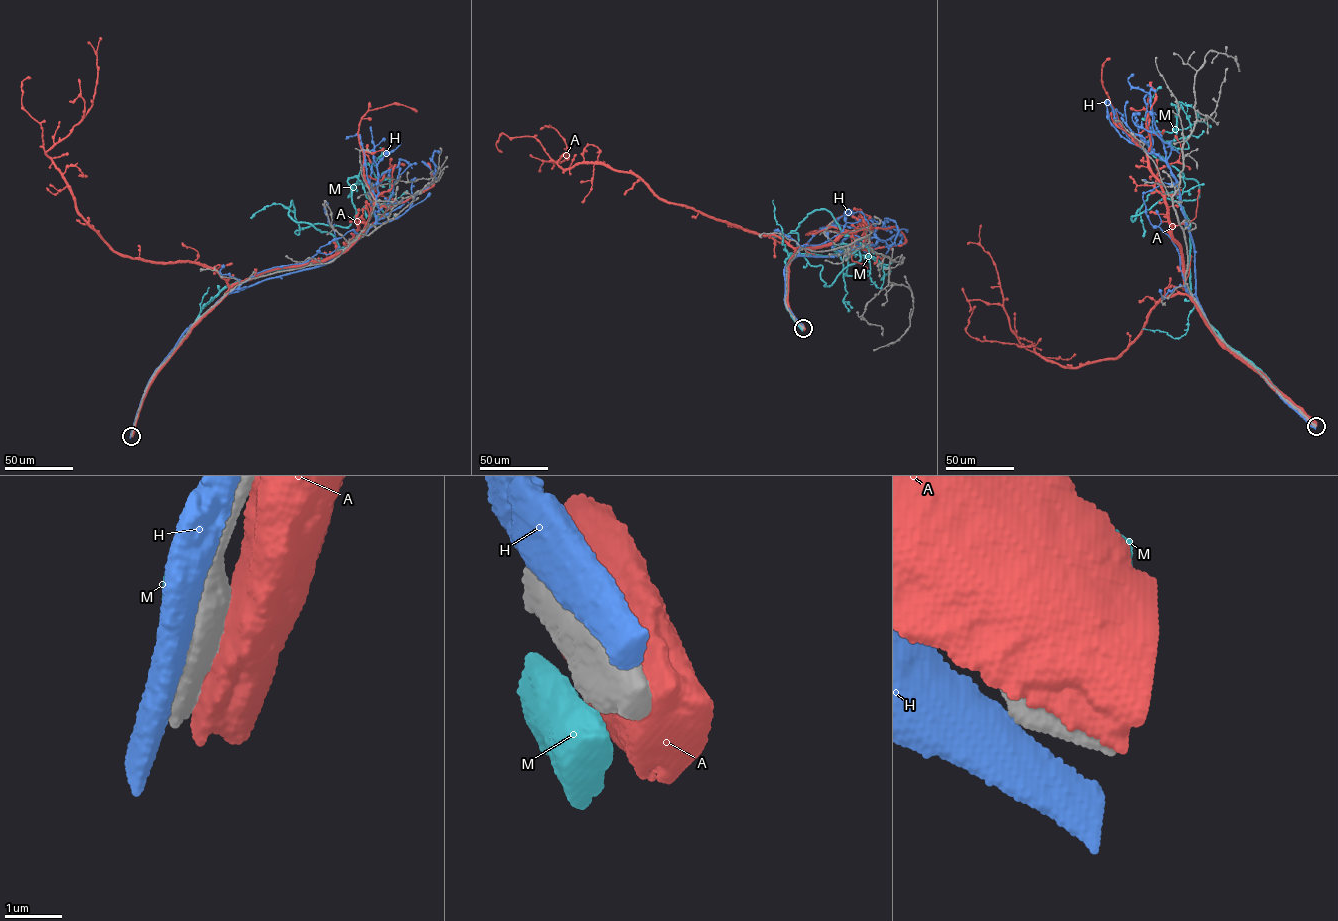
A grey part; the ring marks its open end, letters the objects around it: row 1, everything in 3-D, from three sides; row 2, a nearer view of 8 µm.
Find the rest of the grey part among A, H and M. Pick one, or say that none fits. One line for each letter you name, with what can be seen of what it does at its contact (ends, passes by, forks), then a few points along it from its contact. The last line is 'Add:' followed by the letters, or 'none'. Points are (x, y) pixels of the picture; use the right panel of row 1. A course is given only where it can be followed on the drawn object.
Add: none

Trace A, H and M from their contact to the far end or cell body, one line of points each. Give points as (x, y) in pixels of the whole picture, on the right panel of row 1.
A: (1315, 425), (1222, 348), (1187, 295), (1164, 297), (1115, 359), (1066, 368), (1020, 344), (981, 225)
H: (1313, 426), (1215, 338), (1196, 295), (1194, 244), (1175, 179), (1160, 157), (1127, 136), (1115, 109), (1124, 116)
M: (1314, 424), (1204, 321), (1182, 207), (1130, 219), (1154, 191), (1199, 197), (1148, 145), (1191, 134), (1180, 104)

